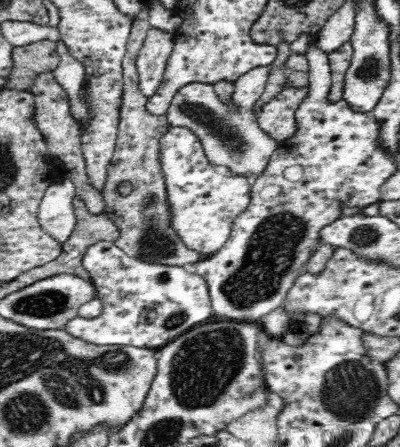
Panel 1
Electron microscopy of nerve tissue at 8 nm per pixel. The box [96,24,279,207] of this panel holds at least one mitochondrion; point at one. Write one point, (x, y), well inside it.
(228, 137)

